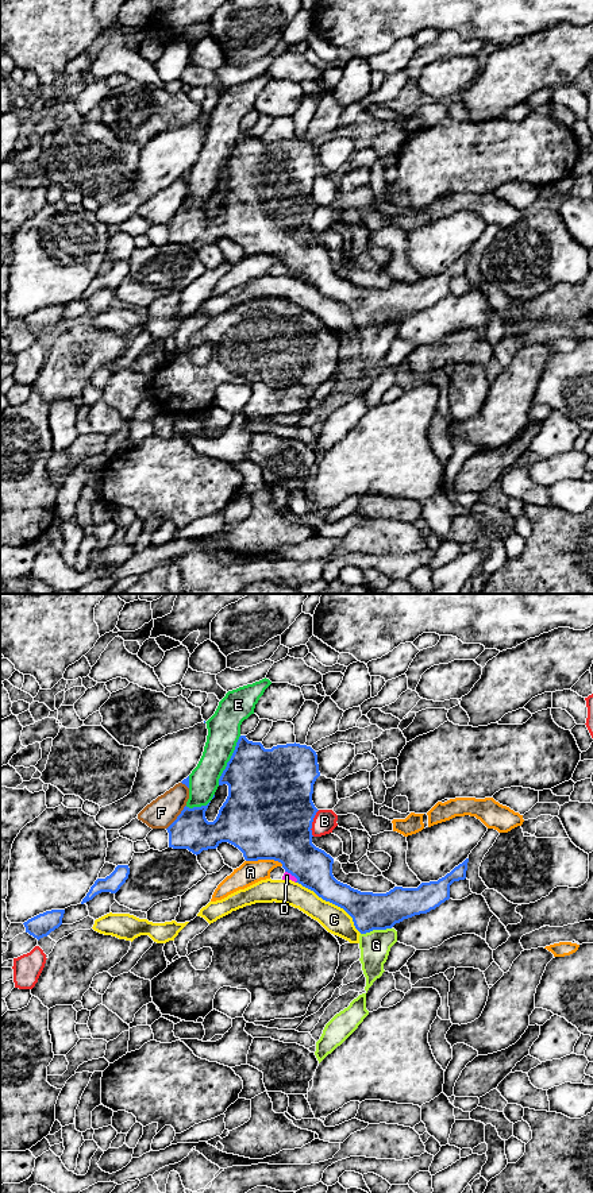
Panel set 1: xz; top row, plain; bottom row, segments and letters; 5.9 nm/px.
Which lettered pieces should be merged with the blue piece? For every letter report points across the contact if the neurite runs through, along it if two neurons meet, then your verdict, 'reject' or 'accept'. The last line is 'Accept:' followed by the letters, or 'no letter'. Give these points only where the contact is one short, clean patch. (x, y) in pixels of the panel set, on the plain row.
A: reject
B: reject
C: reject
D: border xz (285, 266), (297, 275); reject
E: reject
F: reject
G: way xz (370, 307), (374, 311), (376, 324), (376, 340); accept
Accept: G

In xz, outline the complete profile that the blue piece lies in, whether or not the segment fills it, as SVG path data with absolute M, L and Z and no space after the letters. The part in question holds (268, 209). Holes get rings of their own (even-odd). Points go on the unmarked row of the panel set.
M240 131L235 146L223 166L219 181L228 181L228 192L213 217L208 217L205 206L209 201L184 202L177 215L166 224L169 243L188 244L193 250L216 244L222 238L238 243L246 256L274 255L285 267L297 274L296 278L313 286L319 293L343 304L361 328L361 359L366 372L367 389L373 378L382 371L384 359L390 343L397 337L396 318L415 310L427 309L450 294L450 281L465 275L467 258L455 262L438 277L421 278L417 283L394 282L386 289L361 287L338 277L332 270L334 254L312 239L312 217L319 206L313 197L313 179L320 171L317 150L307 140L286 139L265 144Z

